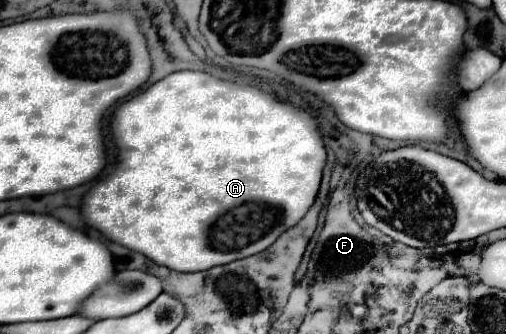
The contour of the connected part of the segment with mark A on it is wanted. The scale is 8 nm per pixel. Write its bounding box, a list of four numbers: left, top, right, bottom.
[80,71,326,273]

